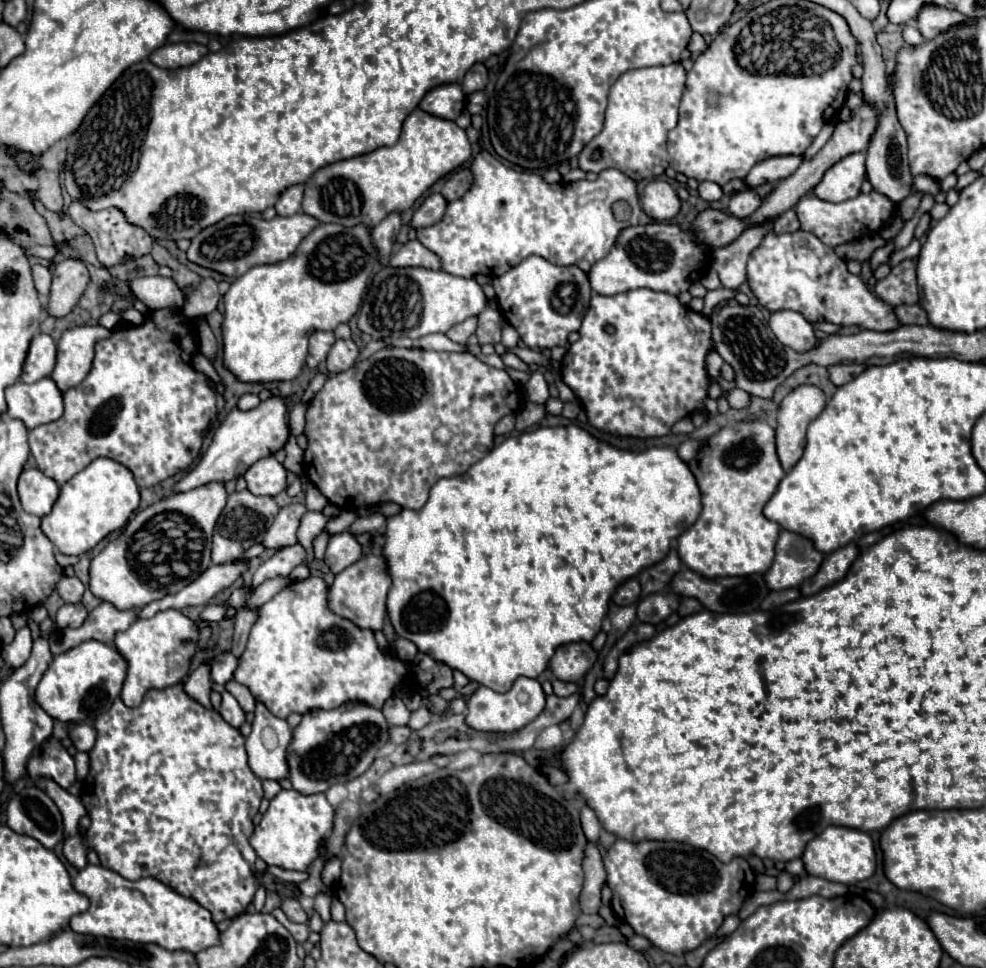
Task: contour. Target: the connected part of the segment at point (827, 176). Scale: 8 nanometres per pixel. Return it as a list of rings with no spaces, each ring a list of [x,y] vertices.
[[[852,153],[834,163],[824,173],[824,179],[814,187],[814,195],[832,203],[846,201],[858,195],[860,185],[866,177],[864,161],[866,161],[864,153]]]

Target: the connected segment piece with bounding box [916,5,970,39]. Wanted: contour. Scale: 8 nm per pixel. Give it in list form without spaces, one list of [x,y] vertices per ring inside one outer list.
[[[924,5],[916,17],[916,27],[924,39],[932,39],[938,31],[946,31],[946,27],[952,27],[954,23],[970,23],[970,17],[938,5]]]

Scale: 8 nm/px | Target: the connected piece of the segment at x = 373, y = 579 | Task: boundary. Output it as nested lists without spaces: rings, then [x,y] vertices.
[[[368,553],[354,565],[346,567],[342,573],[336,575],[334,583],[330,585],[330,609],[354,623],[358,627],[366,627],[372,631],[380,631],[386,617],[386,595],[392,585],[388,575],[388,563],[382,553]]]

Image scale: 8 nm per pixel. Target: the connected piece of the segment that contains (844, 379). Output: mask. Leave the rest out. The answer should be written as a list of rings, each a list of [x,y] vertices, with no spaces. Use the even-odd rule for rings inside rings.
[[[850,363],[850,365],[832,365],[830,367],[830,379],[834,385],[844,385],[848,383],[850,379],[854,379],[856,375],[860,375],[862,371],[866,369],[866,365],[856,365],[856,363]]]

